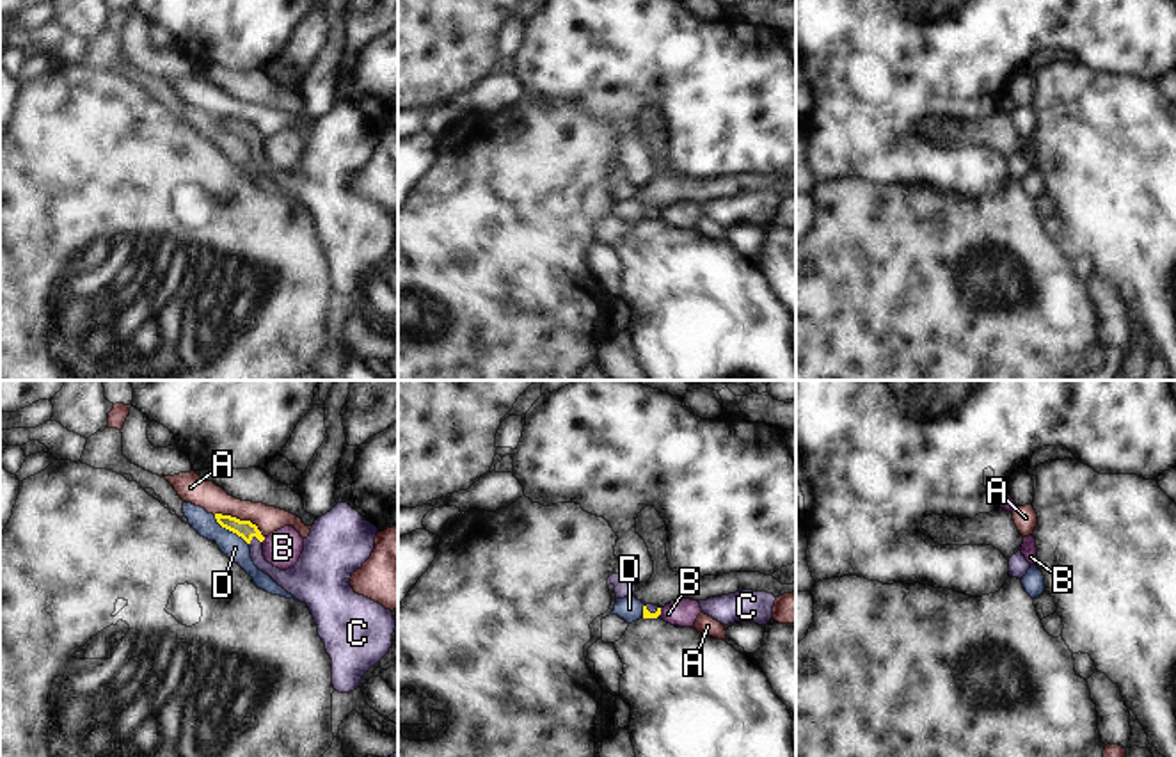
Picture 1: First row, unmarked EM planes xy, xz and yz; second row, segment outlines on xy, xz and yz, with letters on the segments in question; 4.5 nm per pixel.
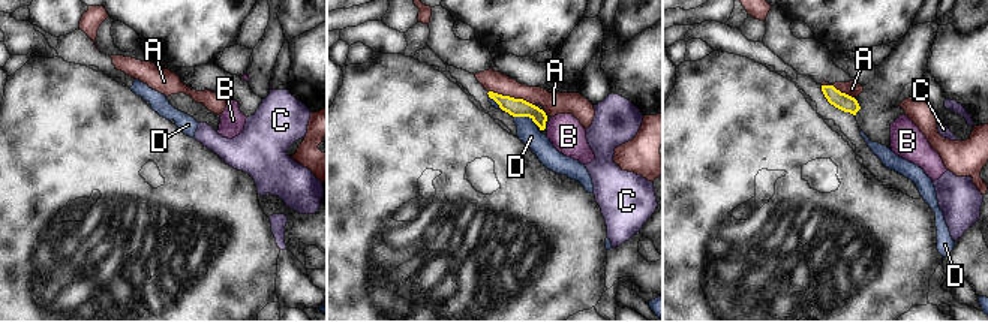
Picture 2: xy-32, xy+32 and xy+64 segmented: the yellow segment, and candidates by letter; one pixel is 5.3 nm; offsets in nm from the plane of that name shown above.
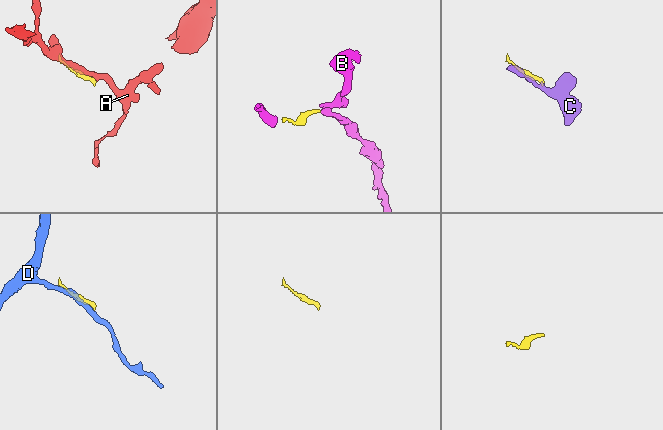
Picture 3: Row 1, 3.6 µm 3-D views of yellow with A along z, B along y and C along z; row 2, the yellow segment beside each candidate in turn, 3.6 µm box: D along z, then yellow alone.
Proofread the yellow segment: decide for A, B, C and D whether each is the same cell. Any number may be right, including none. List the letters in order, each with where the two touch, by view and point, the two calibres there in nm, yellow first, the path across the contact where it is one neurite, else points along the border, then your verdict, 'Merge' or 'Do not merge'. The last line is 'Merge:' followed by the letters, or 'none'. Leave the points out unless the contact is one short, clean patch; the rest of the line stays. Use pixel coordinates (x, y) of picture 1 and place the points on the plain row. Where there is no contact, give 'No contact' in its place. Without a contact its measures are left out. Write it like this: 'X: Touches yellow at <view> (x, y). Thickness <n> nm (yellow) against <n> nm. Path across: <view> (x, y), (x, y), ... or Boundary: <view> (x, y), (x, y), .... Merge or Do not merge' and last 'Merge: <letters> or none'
A: Touches yellow at xy (238, 121). Thickness 80 nm (yellow) against 130 nm. Boundary: xy (214, 116), (249, 121), (263, 139). Do not merge
B: Touches yellow at xy (263, 141). Thickness 80 nm (yellow) against 170 nm. Boundary: xy (265, 139), (262, 143). Do not merge
C: Touches yellow at xy (256, 139). Thickness 80 nm (yellow) against 110 nm. Path across: xy (242, 130), (256, 139), (256, 159), (292, 182). Merge
D: Touches yellow at xy (230, 132). Thickness 80 nm (yellow) against 110 nm. Boundary: xy (214, 118), (247, 146). Do not merge
Merge: C

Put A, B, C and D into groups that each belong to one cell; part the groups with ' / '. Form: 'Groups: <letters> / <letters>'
Groups: A / B / C / D

